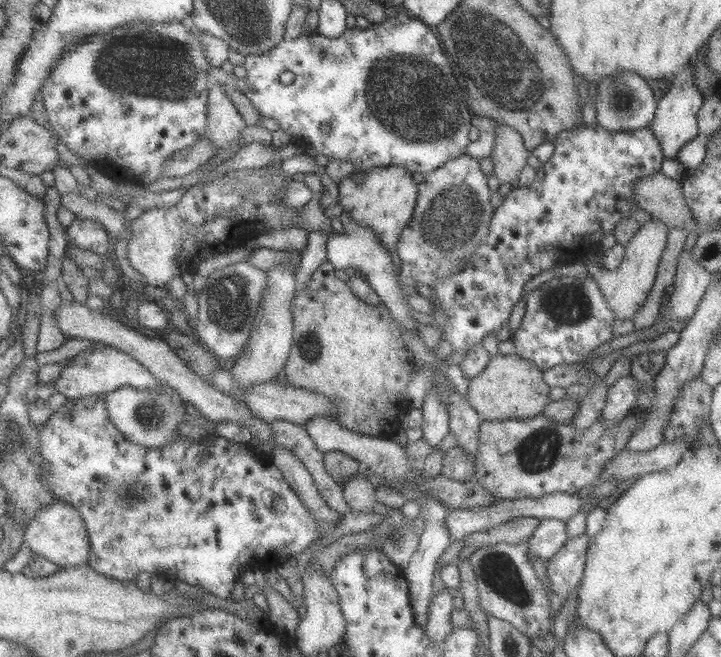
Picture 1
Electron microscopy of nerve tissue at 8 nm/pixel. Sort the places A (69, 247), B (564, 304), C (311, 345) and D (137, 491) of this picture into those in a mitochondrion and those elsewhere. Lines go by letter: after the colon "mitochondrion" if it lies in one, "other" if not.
A: other
B: mitochondrion
C: mitochondrion
D: mitochondrion

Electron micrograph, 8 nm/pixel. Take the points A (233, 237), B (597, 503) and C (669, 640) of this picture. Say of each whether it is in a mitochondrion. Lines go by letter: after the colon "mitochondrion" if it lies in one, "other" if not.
A: other
B: other
C: other

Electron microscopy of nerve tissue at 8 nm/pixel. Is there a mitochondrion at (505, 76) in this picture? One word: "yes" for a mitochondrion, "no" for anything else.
yes

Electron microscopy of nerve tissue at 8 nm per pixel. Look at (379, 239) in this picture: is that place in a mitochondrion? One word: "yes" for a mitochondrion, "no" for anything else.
no

